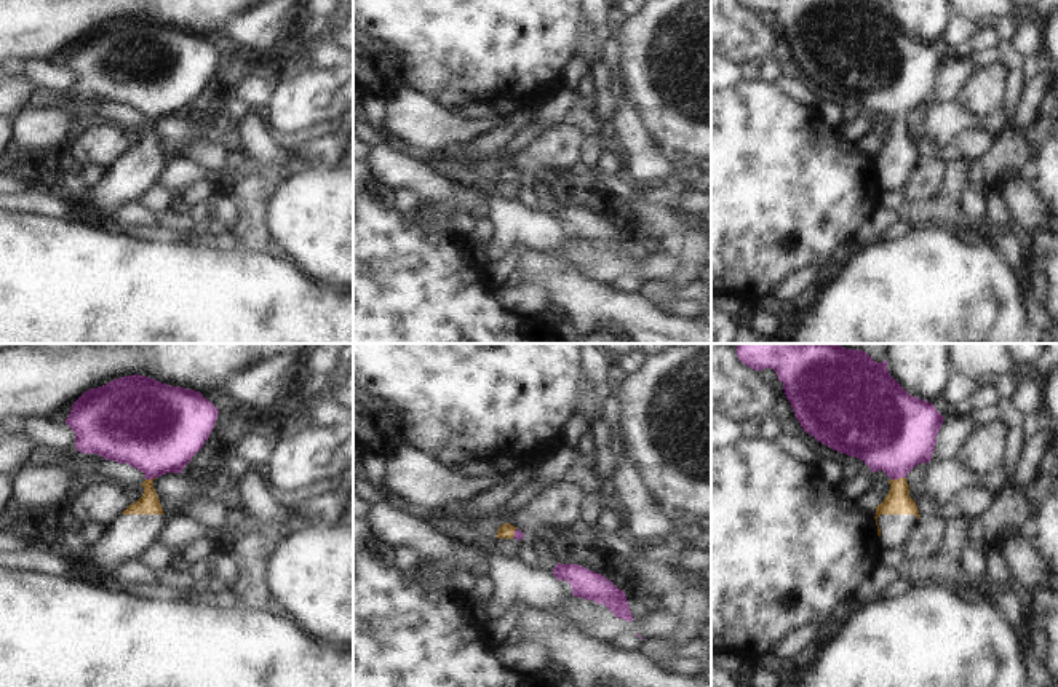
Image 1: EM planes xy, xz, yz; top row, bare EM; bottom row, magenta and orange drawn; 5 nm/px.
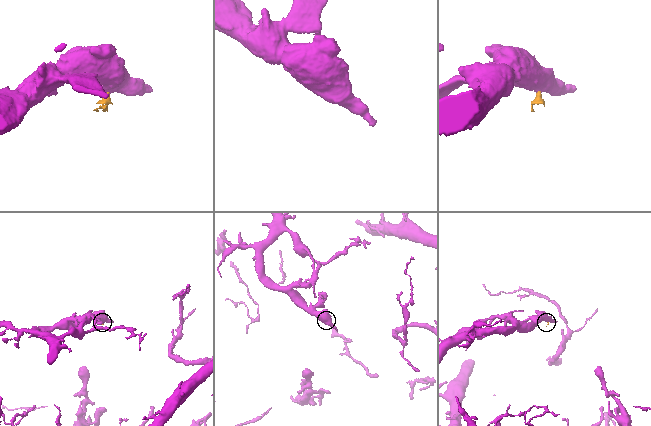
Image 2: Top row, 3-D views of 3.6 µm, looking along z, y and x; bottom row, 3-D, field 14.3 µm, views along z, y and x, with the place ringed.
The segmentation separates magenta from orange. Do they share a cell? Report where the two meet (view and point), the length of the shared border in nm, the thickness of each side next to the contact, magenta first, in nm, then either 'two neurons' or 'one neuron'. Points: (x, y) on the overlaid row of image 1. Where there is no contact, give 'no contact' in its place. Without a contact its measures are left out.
yz (897, 478) | 80 nm | 400/130 nm | one neuron

